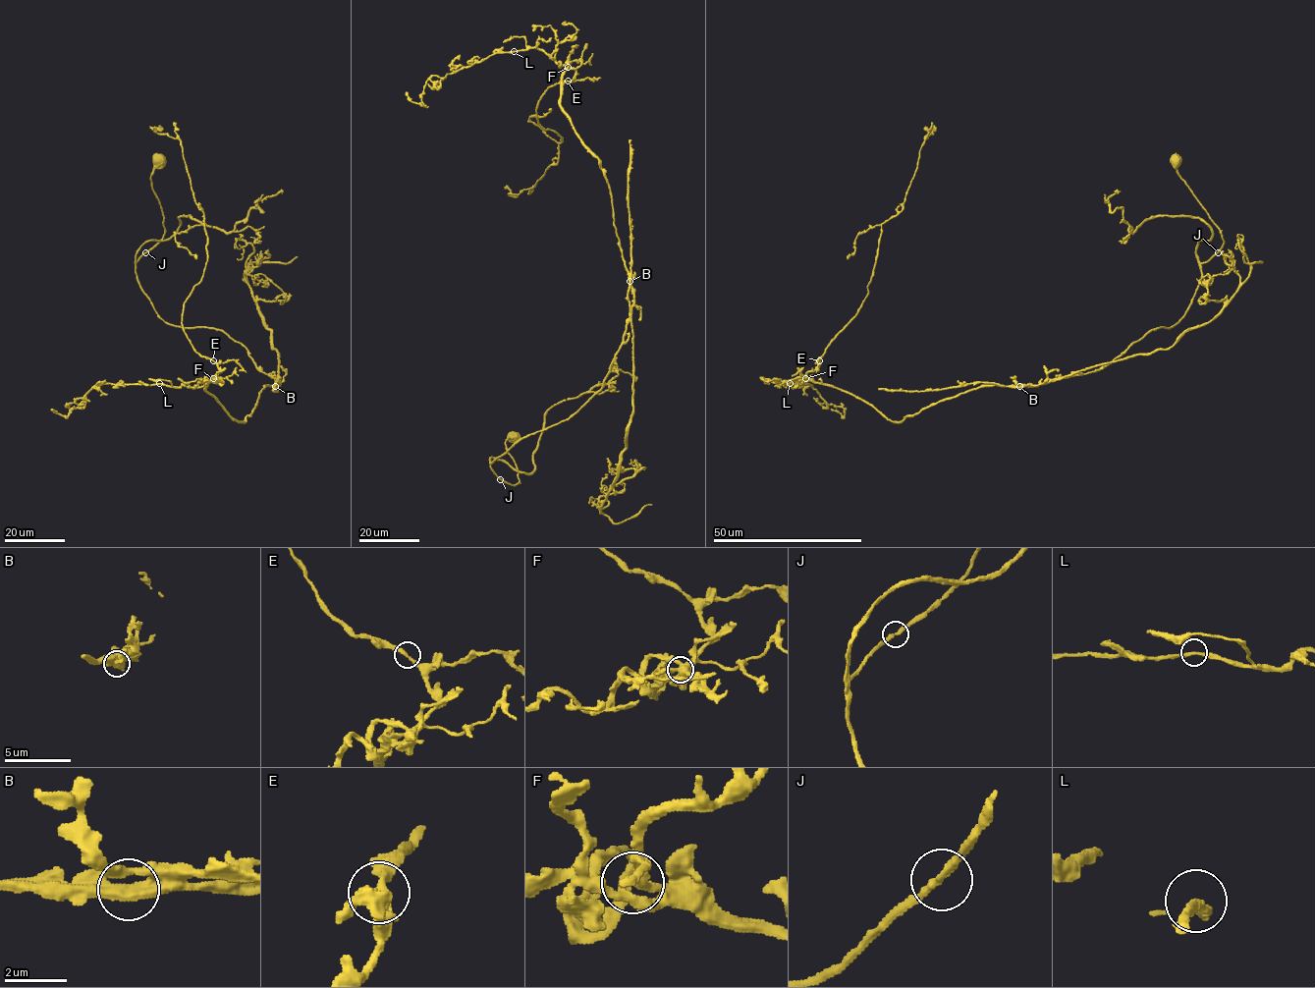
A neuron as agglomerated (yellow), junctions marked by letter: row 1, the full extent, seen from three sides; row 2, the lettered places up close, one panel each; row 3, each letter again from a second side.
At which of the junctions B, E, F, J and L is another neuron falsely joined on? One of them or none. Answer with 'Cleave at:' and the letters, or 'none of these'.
Cleave at: B

